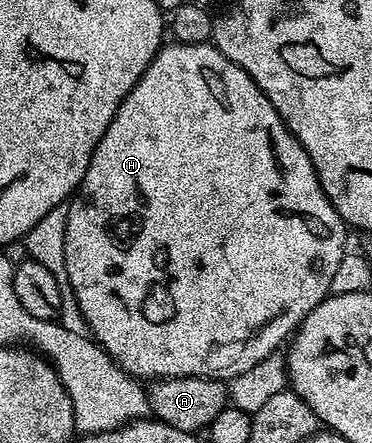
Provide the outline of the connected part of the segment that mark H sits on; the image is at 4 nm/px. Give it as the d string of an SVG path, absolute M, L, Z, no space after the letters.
M166 42L156 54L156 58L152 58L148 70L144 70L144 74L136 82L136 86L132 86L130 93L120 102L112 122L108 122L108 130L104 130L104 138L100 138L100 142L96 142L96 150L88 162L88 170L68 204L67 229L64 232L64 264L67 267L68 282L72 294L75 295L76 306L80 308L80 314L87 322L89 335L97 340L98 345L113 358L114 363L119 364L131 376L135 378L143 378L142 376L150 376L149 378L206 376L210 380L229 382L236 379L244 371L250 370L252 366L256 366L256 362L260 362L279 351L298 331L298 327L302 325L302 319L312 310L316 310L316 306L321 300L331 295L332 277L340 266L340 258L345 256L348 251L346 232L348 233L348 225L342 221L340 214L336 214L332 202L328 202L328 198L320 186L320 178L312 166L312 158L308 158L304 146L300 146L300 142L288 130L288 126L280 118L280 114L276 114L272 102L268 102L268 98L262 93L260 86L256 86L256 82L252 82L250 75L228 58L224 58L222 51L214 47L213 43L180 44Z

